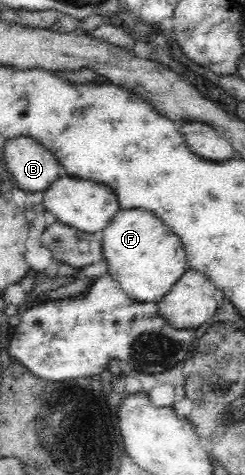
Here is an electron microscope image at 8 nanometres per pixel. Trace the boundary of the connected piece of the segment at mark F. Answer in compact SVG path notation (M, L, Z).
M119 209L102 231L102 251L108 263L108 274L119 284L123 293L135 301L159 302L189 269L181 239L151 211Z

